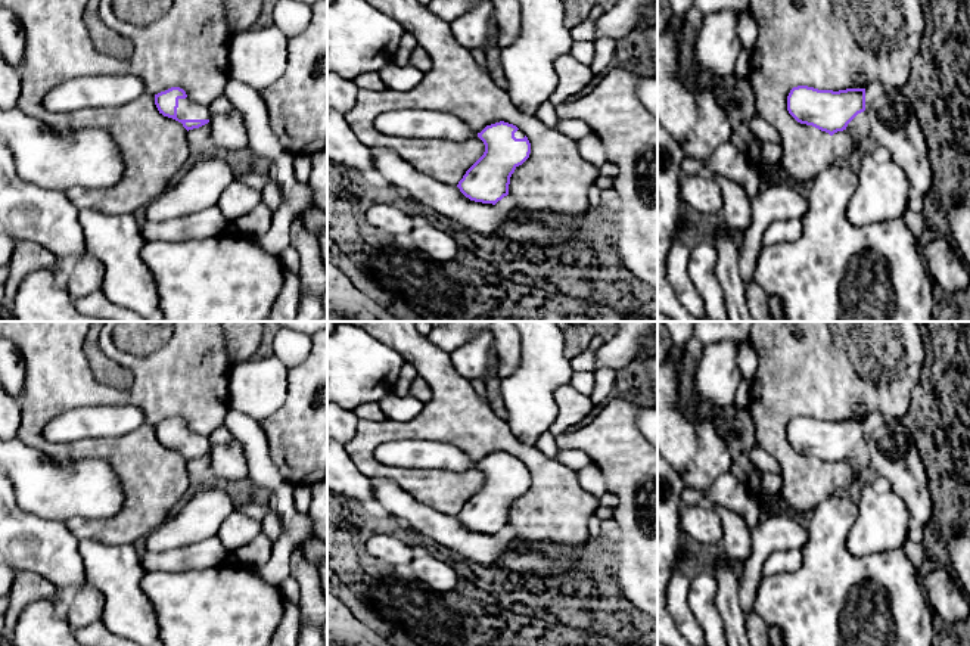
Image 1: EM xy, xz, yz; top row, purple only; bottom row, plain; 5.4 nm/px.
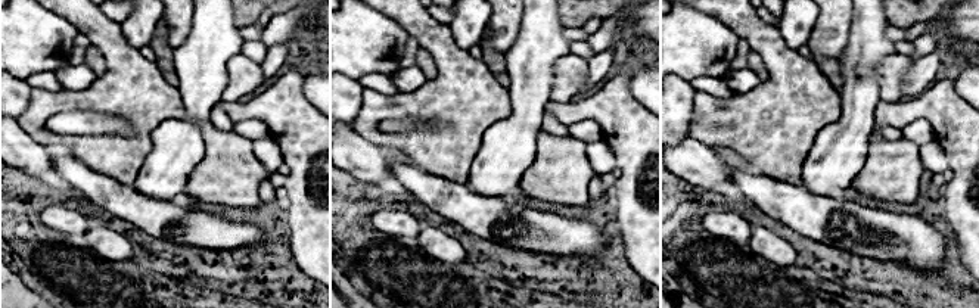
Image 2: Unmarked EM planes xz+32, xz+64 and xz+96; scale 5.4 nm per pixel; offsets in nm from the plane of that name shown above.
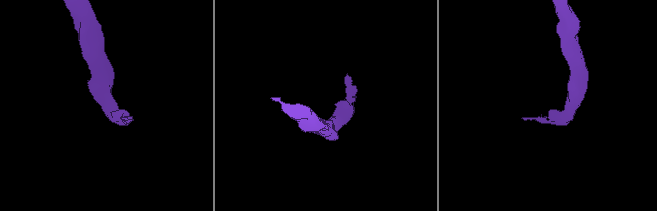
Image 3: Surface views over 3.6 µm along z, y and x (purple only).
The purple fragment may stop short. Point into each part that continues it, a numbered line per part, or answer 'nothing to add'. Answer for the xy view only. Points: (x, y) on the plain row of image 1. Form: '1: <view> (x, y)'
1: xy (187, 440)

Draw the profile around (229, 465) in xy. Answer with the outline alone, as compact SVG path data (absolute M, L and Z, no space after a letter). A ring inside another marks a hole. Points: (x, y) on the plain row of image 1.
M231 440L226 445L211 445L211 465L208 478L211 482L240 487L248 482L248 462L242 444Z

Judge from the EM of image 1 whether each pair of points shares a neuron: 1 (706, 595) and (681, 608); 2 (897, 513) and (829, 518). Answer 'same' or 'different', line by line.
1: different
2: different

